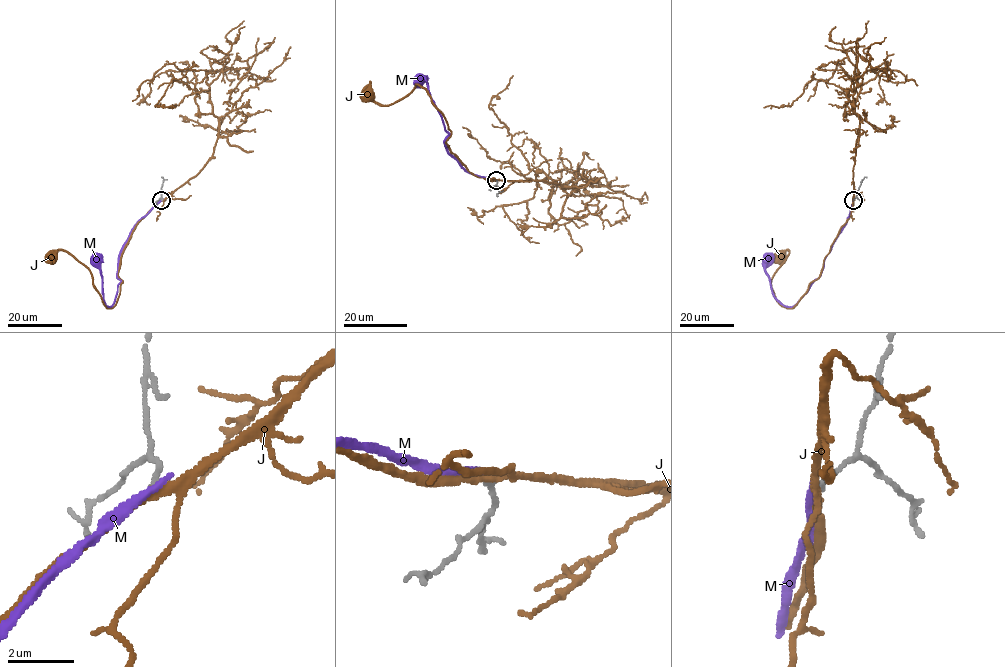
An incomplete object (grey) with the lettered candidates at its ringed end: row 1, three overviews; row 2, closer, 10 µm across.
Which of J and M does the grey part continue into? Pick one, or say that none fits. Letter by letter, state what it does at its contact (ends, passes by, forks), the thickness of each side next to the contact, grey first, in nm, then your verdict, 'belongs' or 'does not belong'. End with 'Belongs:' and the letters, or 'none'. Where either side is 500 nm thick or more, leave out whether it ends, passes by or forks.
J: it forks | 150/200 nm | belongs
M: it ends | 150/240 nm | does not belong
Belongs: J

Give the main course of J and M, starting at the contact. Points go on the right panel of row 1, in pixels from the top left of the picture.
J: (853, 200), (849, 219), (824, 259), (821, 273), (790, 308), (779, 302), (771, 285), (789, 252), (780, 257)
M: (853, 200), (850, 214), (825, 258), (821, 274), (794, 305), (784, 306), (774, 296), (765, 271), (768, 260)

